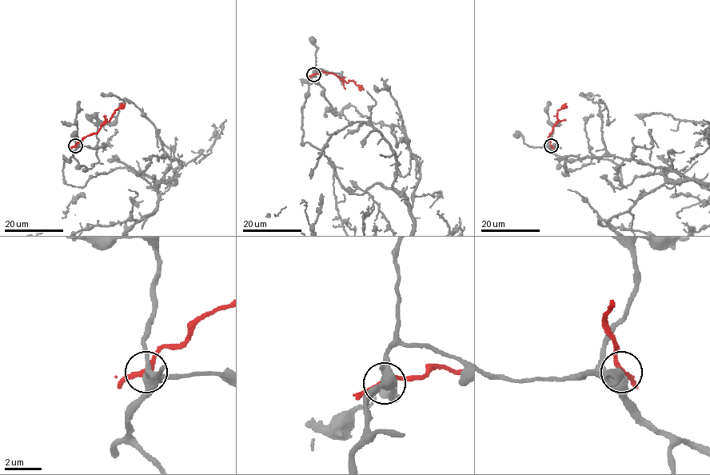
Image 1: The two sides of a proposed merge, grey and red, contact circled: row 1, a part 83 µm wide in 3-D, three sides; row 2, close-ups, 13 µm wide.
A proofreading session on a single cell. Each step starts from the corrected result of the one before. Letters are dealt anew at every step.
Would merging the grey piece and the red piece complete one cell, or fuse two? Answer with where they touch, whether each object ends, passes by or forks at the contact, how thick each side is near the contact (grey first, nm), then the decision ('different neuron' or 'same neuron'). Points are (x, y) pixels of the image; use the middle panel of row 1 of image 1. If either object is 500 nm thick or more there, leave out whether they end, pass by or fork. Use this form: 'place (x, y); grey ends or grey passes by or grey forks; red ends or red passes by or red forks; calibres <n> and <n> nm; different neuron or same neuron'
place (313, 74); grey passes by; red passes by; calibres 460 and 280 nm; different neuron

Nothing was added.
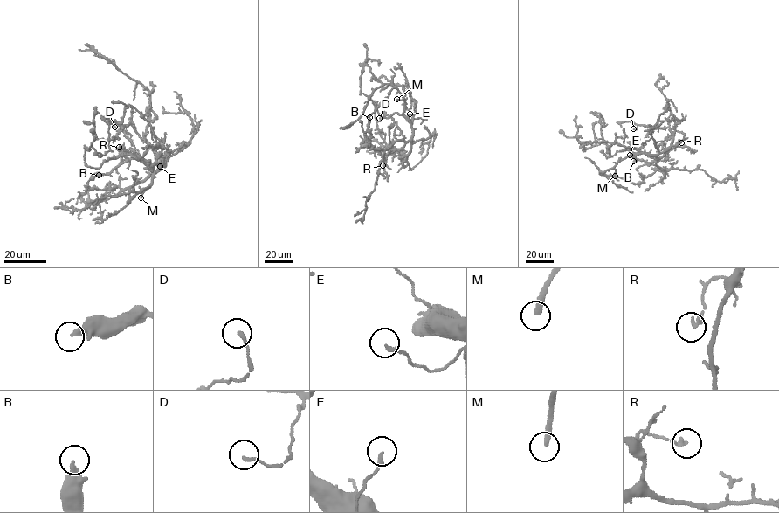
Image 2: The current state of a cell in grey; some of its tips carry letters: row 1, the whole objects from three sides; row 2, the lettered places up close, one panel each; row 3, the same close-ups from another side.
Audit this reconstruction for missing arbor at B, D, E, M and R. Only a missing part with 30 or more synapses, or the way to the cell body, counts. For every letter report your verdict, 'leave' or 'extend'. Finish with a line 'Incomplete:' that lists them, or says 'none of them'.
B: leave
D: leave
E: leave
M: extend
R: leave
Incomplete: M

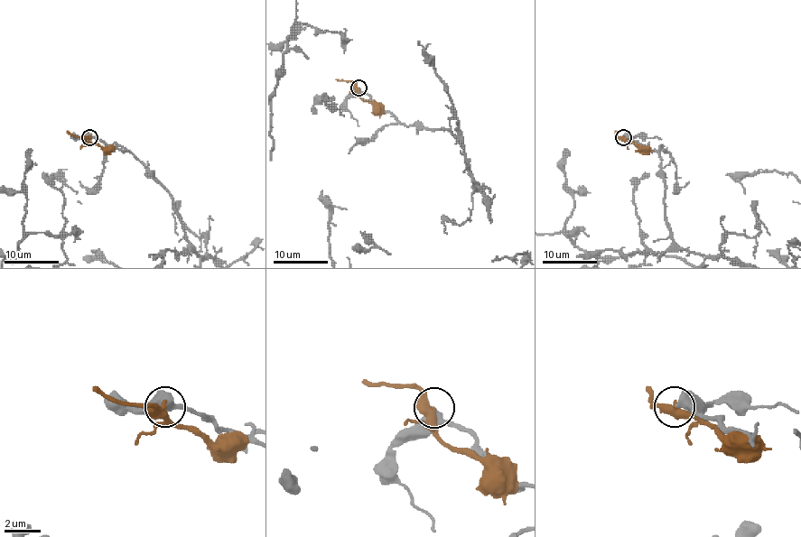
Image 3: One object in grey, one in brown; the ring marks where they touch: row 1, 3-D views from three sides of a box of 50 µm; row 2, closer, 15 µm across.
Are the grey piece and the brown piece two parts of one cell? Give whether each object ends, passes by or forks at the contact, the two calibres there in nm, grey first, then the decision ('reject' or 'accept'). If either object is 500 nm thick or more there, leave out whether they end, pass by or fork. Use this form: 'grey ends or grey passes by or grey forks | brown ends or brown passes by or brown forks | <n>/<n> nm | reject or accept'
grey passes by | brown passes by | 400/480 nm | reject

